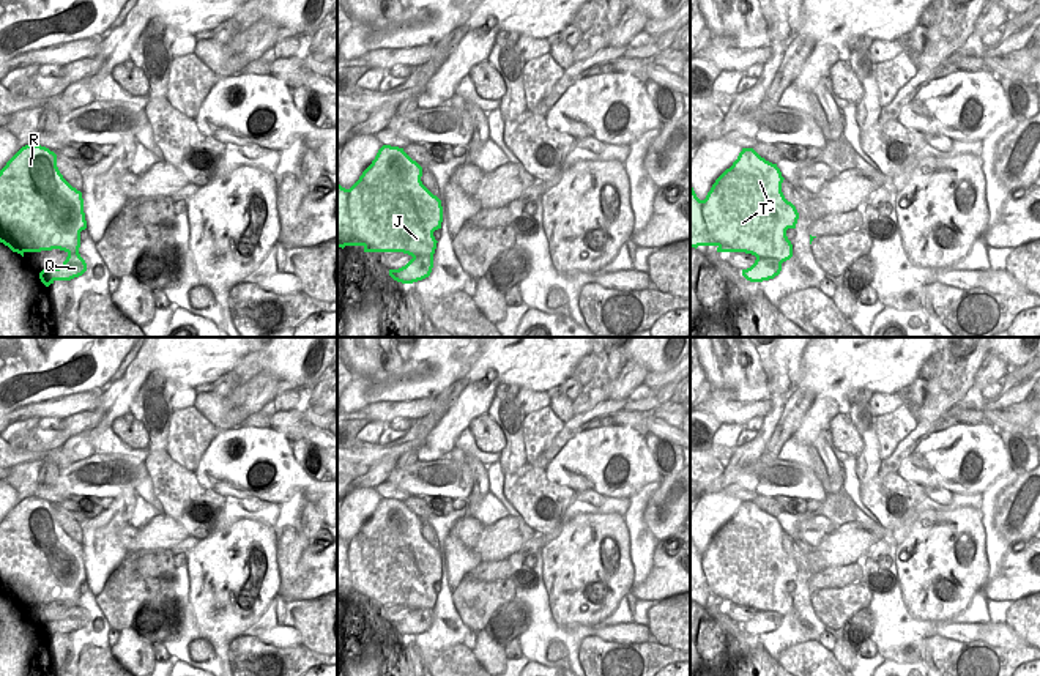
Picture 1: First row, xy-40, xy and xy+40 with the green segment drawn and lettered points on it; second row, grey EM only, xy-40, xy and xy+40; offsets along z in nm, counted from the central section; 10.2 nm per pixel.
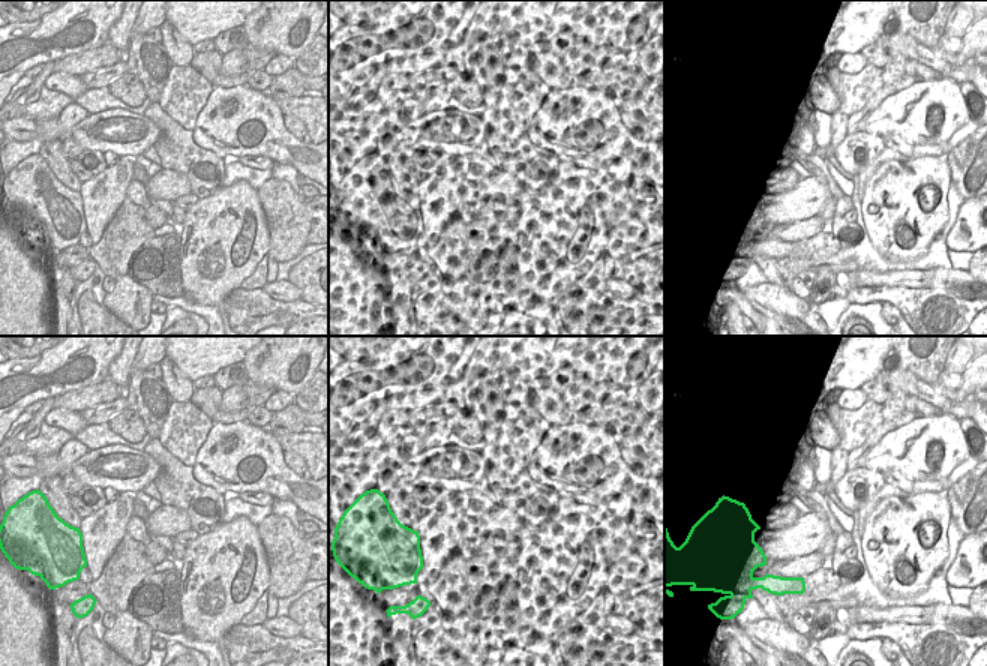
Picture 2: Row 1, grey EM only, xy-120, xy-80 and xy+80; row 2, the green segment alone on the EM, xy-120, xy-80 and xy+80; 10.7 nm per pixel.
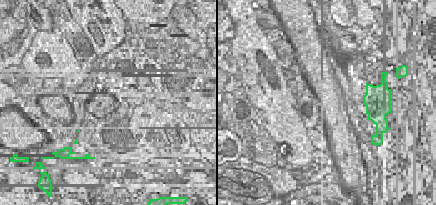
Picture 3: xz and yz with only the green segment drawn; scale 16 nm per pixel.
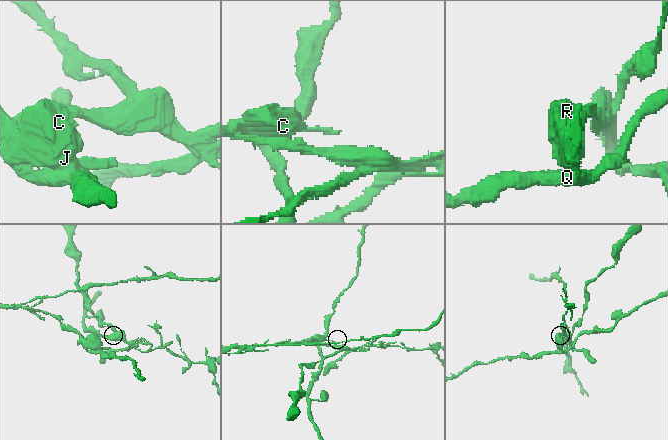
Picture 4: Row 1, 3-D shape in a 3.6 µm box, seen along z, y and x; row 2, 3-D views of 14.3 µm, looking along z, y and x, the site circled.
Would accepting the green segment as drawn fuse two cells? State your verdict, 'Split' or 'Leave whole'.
Split.

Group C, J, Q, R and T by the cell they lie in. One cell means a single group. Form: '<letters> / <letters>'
C J R T / Q

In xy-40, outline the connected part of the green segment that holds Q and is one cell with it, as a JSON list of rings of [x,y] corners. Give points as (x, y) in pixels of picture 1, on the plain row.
[[[80,607],[68,608],[61,619],[43,622],[39,626],[41,635],[49,640],[55,633],[71,633],[87,624],[87,616]]]

